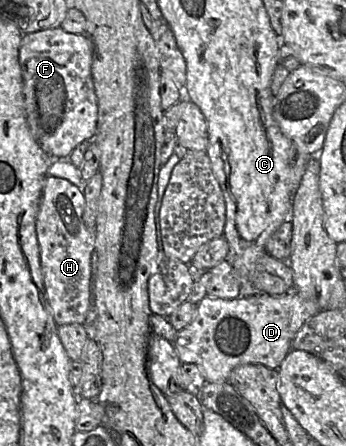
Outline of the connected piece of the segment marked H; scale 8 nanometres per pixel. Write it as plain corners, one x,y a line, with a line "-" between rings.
49,175
46,177
43,186
42,198
36,218
36,234
40,250
40,264
43,275
43,285
46,292
46,299
49,304
50,310
52,312
53,319
57,324
57,326
69,325
69,324
83,324
90,304
91,257
92,257
92,252
95,249
95,236
93,229
89,229
83,221
84,206
85,206
85,197
80,187
74,185
70,181
63,178
49,176

